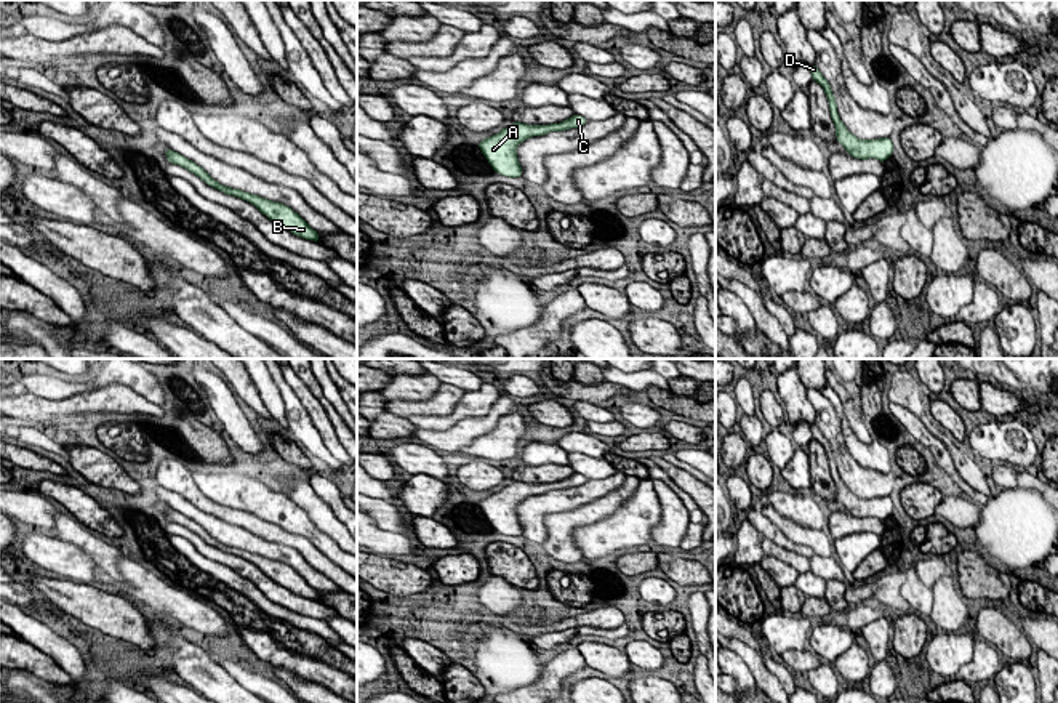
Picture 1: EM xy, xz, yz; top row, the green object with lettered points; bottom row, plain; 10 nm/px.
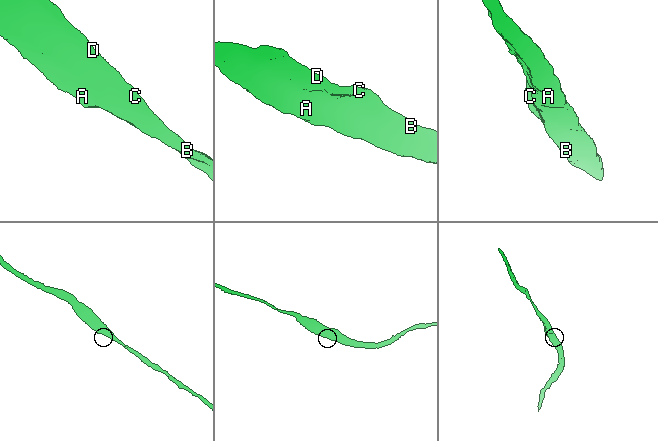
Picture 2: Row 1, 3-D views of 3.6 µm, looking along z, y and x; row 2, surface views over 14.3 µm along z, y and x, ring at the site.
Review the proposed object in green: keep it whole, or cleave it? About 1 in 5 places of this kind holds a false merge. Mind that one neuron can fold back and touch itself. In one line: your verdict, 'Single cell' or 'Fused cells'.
Single cell

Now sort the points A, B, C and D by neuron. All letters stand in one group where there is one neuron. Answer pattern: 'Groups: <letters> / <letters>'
Groups: A B C D

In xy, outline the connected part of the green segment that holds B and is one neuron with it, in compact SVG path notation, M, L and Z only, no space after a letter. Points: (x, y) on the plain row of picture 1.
M166 508L165 514L168 517L170 522L179 524L186 528L189 528L190 532L194 532L195 535L198 535L202 540L205 540L208 544L227 552L227 554L234 554L238 556L242 559L250 560L251 564L254 564L262 573L266 573L271 580L274 580L277 584L290 589L291 593L303 596L306 599L314 599L319 601L319 591L314 589L298 572L295 572L290 565L279 562L279 560L272 560L267 557L262 557L259 554L250 552L250 551L243 551L240 548L232 548L227 544L219 543L218 540L214 540L202 525L198 525L195 520L186 517L184 514Z

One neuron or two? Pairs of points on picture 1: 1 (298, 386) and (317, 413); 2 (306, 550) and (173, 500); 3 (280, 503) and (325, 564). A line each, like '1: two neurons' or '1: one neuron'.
1: one neuron
2: two neurons
3: two neurons

